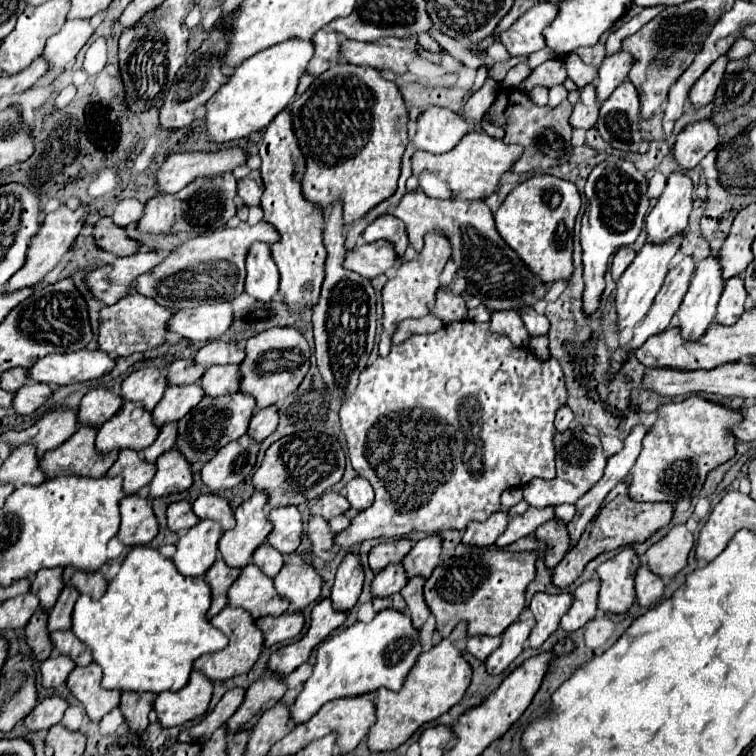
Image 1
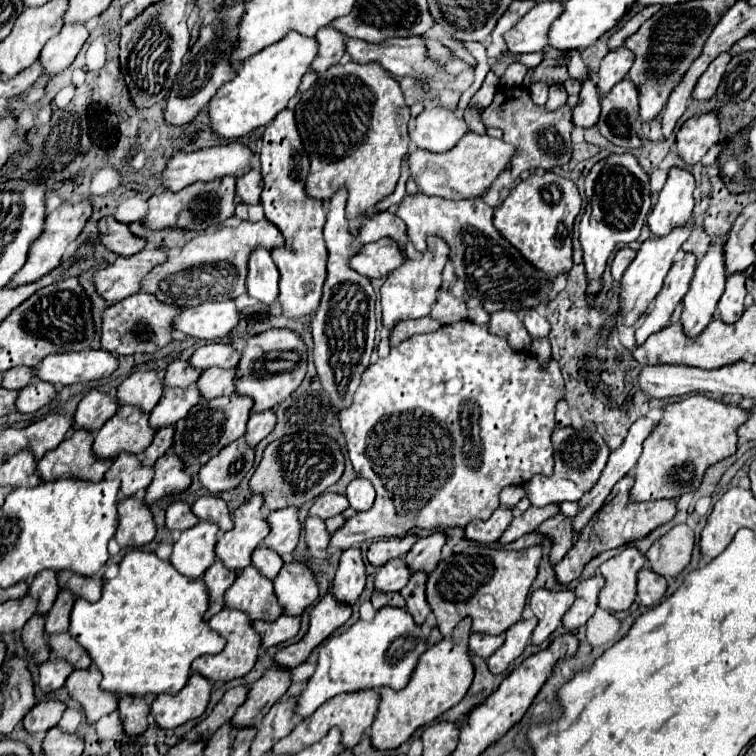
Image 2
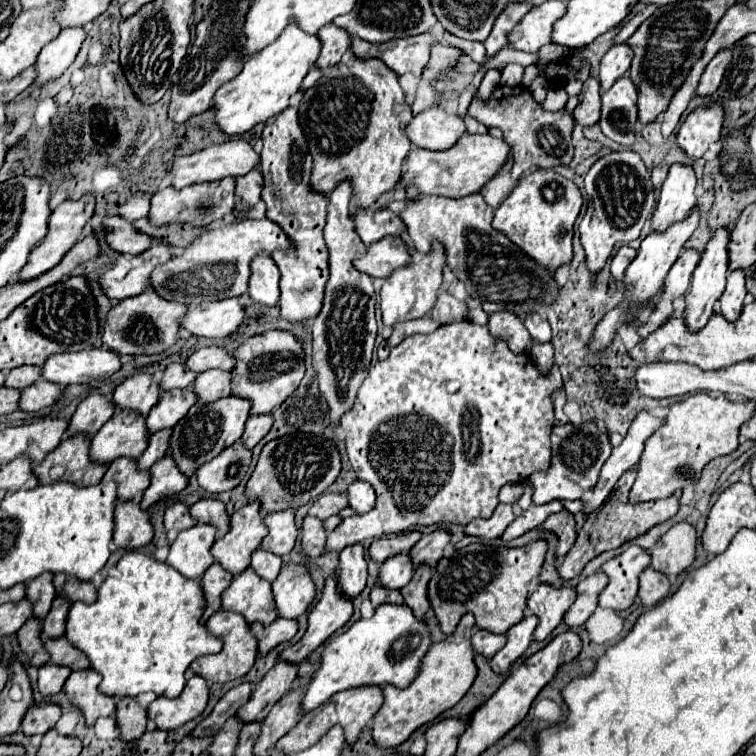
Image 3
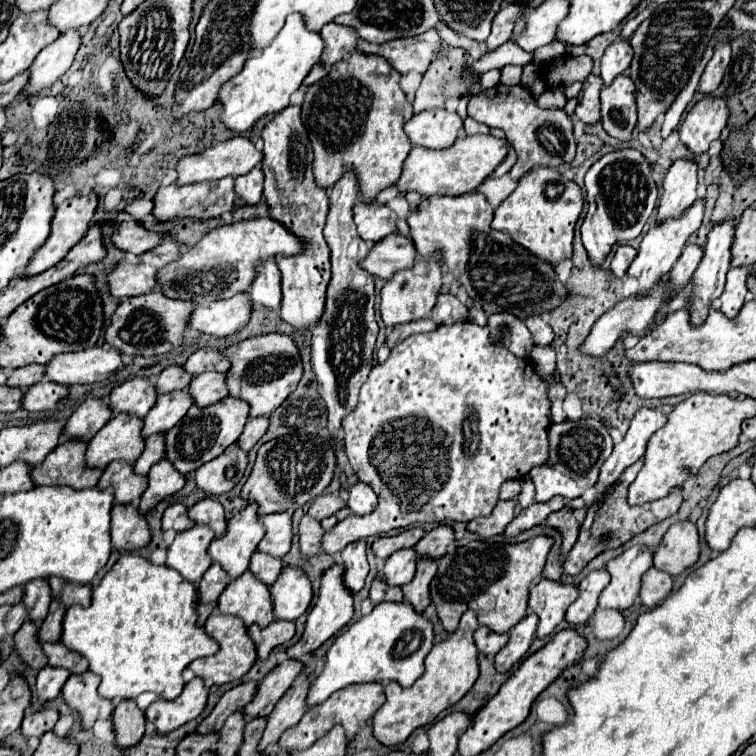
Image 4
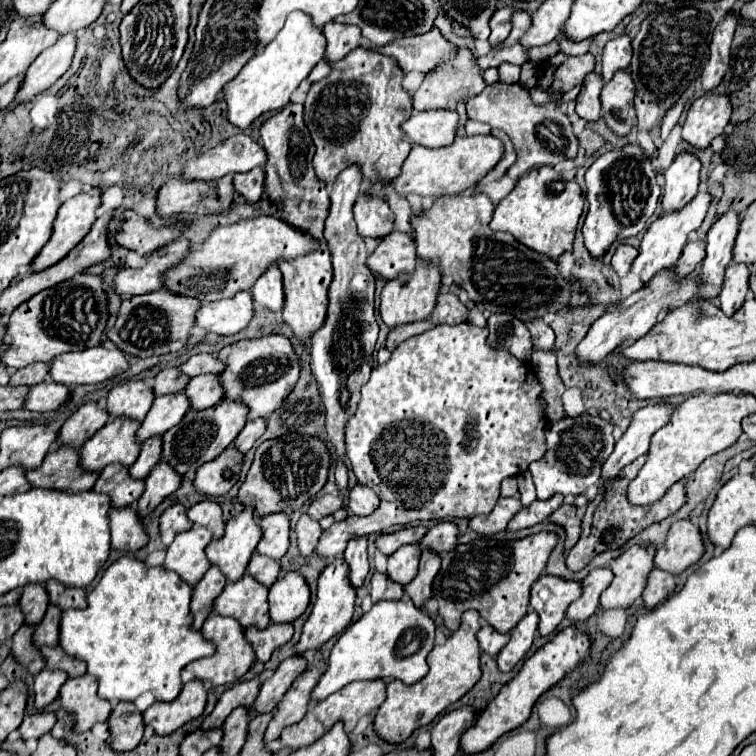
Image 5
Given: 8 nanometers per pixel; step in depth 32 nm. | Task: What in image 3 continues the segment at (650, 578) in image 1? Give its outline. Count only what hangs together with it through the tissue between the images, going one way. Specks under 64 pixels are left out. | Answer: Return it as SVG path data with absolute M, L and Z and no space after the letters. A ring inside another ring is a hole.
M646 568L642 574L640 574L640 588L638 588L638 598L644 606L652 608L656 606L662 598L668 596L668 590L670 590L670 582L668 582L668 576L656 572L654 568Z

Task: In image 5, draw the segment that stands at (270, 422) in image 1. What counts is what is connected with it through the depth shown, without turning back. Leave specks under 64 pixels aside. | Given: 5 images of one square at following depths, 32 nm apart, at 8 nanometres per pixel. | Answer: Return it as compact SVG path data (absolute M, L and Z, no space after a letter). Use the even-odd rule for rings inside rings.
M264 418L248 420L246 426L244 426L244 430L240 432L240 436L236 438L234 446L236 446L240 452L246 454L246 452L254 446L254 442L264 434L264 430L266 430L266 420L264 420Z

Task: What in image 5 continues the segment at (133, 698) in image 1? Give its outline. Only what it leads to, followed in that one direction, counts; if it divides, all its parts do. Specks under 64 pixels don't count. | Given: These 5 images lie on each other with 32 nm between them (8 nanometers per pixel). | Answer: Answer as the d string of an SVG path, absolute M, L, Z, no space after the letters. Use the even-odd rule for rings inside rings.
M118 702L108 722L114 750L126 752L140 744L144 734L144 720L132 702Z

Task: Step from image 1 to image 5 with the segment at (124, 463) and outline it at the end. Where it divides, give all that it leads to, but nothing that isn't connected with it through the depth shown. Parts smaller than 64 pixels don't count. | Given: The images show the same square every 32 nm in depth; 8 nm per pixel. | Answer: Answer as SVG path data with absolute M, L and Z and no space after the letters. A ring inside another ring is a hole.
M110 464L100 472L94 490L108 492L108 496L112 498L112 508L132 506L144 492L144 480L132 478L128 466Z

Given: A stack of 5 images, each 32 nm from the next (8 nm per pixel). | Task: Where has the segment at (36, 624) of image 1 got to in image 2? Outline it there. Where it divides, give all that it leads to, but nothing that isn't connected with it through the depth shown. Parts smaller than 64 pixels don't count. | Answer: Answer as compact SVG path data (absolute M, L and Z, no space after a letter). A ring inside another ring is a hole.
M34 614L28 624L22 628L22 640L36 664L42 664L50 658L50 646L44 634L44 616Z

